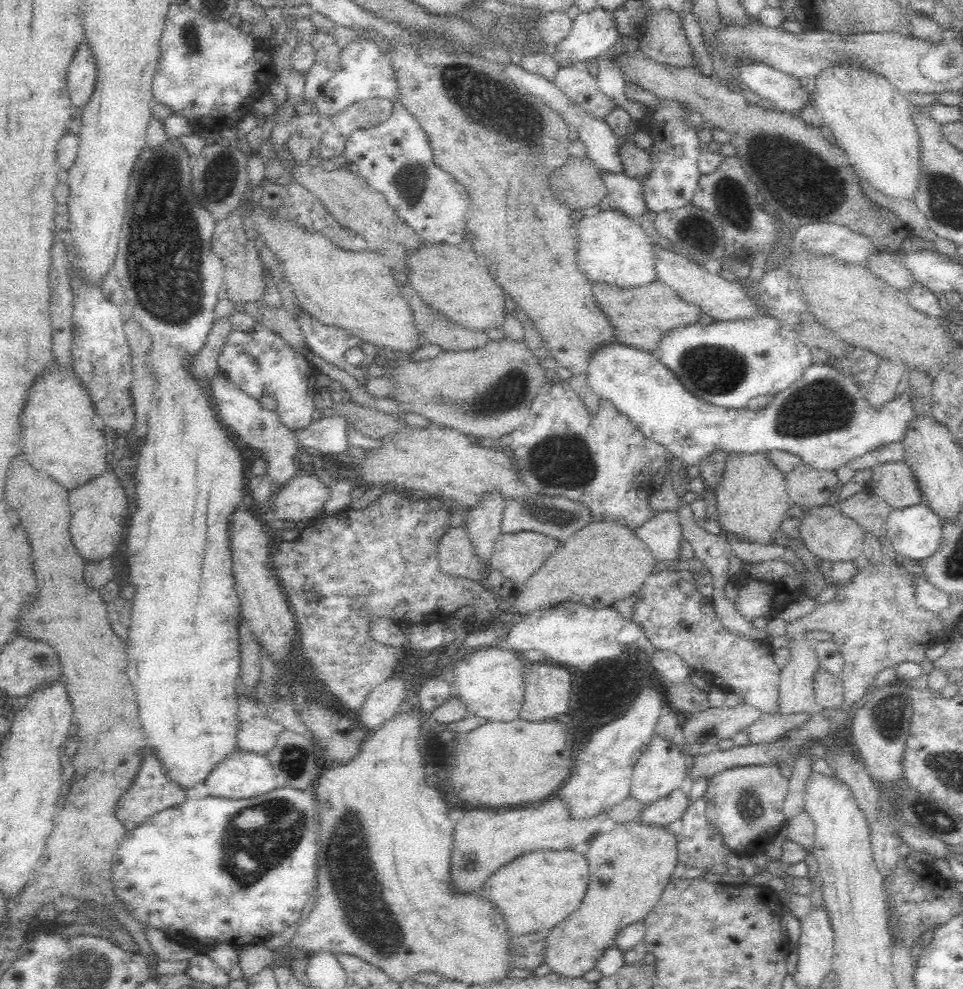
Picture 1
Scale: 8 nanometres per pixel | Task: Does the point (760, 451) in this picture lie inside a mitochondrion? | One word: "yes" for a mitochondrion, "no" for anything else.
no

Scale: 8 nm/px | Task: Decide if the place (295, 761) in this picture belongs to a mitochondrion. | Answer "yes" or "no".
yes

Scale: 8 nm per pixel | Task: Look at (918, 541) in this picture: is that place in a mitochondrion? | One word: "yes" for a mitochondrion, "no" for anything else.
no

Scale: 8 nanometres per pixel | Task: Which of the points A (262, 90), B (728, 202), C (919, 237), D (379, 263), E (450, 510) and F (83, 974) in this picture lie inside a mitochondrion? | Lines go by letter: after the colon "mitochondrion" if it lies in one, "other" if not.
A: other
B: mitochondrion
C: other
D: other
E: other
F: mitochondrion

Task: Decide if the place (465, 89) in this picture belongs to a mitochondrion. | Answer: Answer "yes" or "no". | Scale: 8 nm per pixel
yes

